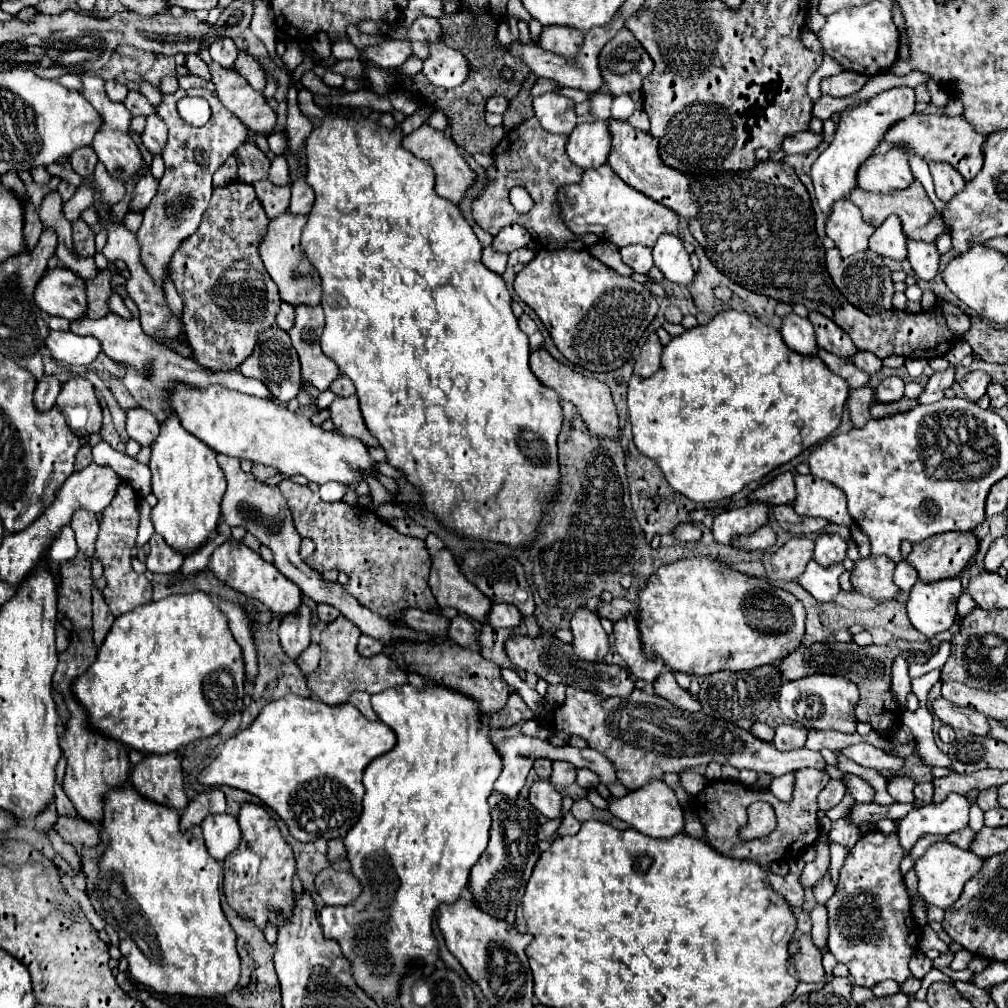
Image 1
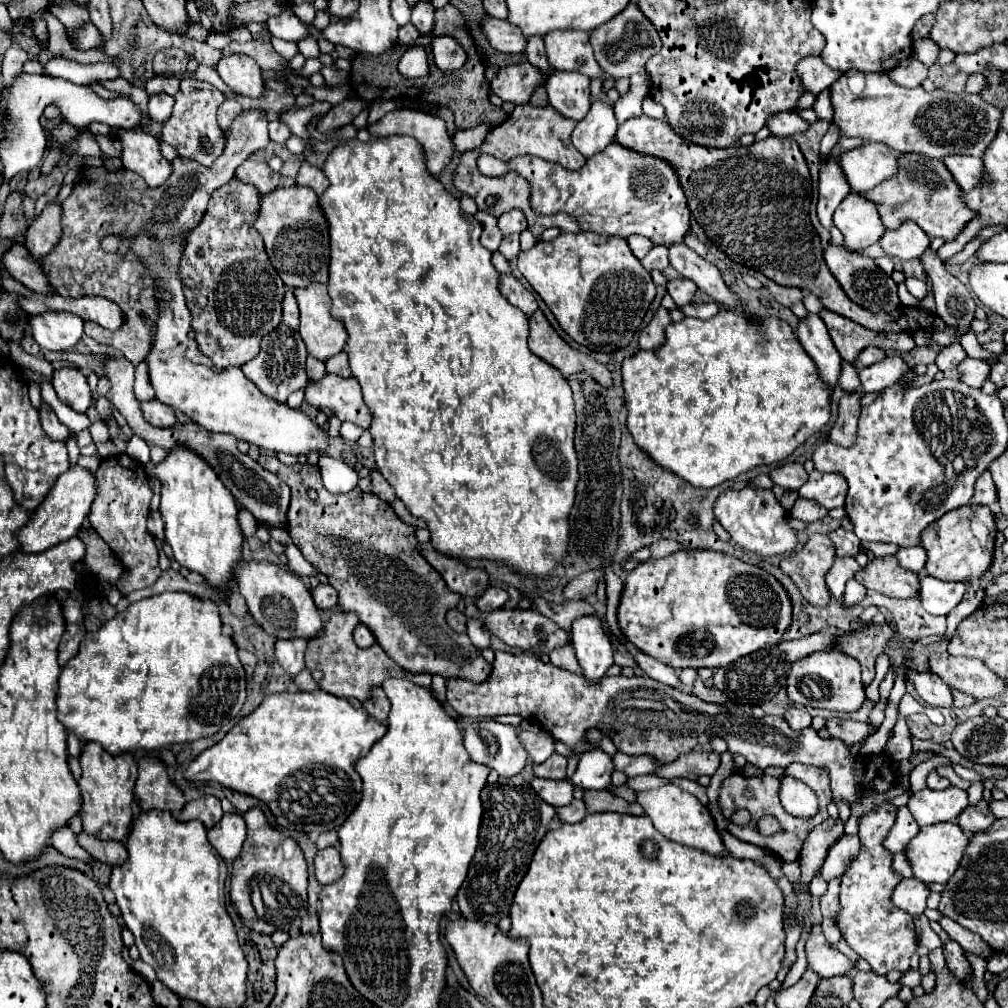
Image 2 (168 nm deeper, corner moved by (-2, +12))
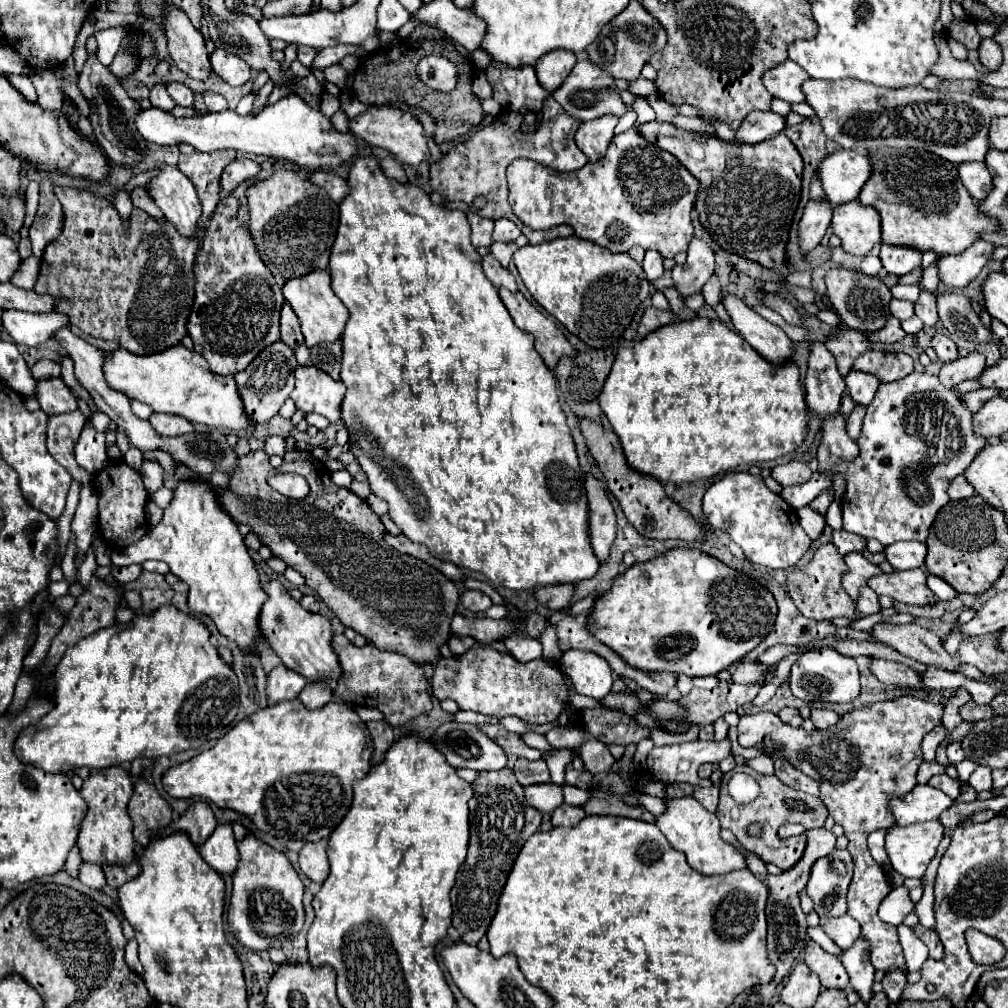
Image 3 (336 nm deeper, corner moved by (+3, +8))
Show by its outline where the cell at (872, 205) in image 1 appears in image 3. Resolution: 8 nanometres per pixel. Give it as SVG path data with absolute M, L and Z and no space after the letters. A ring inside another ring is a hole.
M878 148L870 152L870 164L872 176L858 200L880 212L884 244L908 246L920 252L934 250L938 256L960 254L980 240L982 232L996 232L1000 228L1000 222L986 216L964 188L956 164L932 152Z

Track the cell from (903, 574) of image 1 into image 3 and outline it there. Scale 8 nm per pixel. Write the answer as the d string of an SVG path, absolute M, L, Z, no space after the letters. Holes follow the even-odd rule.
M896 542L886 548L886 556L896 570L910 570L924 566L926 550L924 542Z

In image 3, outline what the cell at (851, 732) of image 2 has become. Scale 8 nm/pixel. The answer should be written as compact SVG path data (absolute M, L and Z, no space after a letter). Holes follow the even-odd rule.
M812 708L810 720L814 722L816 728L824 730L824 728L828 728L828 726L832 726L832 724L838 722L838 714L832 712L832 710L828 710L828 708Z

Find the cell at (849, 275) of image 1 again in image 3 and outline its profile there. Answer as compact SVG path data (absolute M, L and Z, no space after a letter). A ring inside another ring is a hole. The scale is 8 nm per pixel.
M840 268L840 270L828 270L826 286L828 286L826 294L828 294L836 314L840 316L840 320L848 328L870 334L870 332L876 332L876 330L886 326L886 322L890 318L888 304L892 300L892 294L878 278L870 278L870 276L864 276L860 272Z

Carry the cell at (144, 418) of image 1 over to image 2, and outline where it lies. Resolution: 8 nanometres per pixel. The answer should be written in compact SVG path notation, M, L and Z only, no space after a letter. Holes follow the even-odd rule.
M149 400L147 404L141 404L141 412L145 414L145 420L157 428L167 428L175 424L175 414L169 406L161 404L159 400Z

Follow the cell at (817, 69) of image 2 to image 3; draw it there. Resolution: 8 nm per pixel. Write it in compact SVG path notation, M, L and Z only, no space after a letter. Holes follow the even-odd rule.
M786 60L782 64L778 64L776 68L768 70L762 80L766 90L774 96L780 98L784 102L804 102L804 92L802 92L802 82L808 80L808 72L804 72L804 68L800 68L796 62Z

